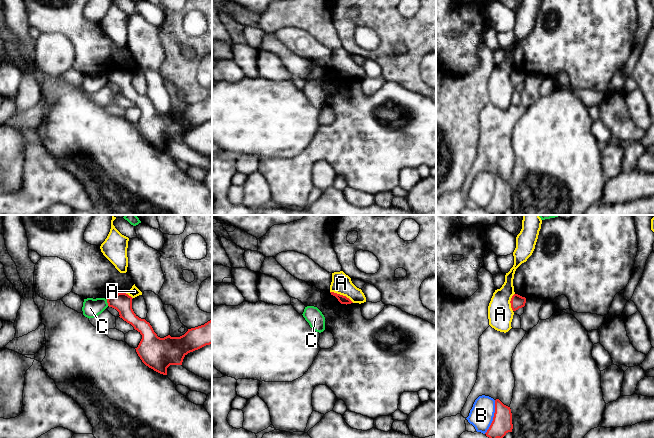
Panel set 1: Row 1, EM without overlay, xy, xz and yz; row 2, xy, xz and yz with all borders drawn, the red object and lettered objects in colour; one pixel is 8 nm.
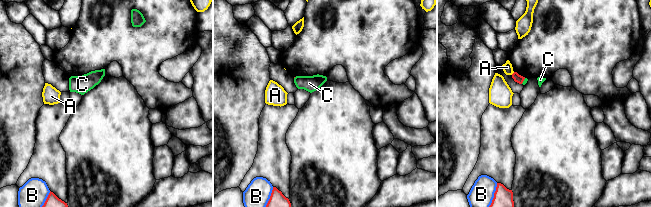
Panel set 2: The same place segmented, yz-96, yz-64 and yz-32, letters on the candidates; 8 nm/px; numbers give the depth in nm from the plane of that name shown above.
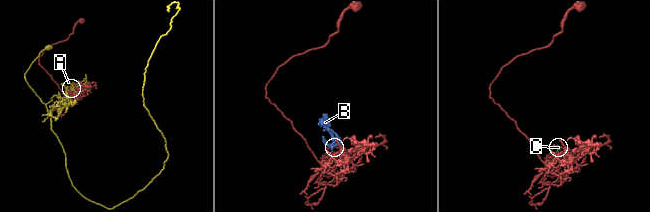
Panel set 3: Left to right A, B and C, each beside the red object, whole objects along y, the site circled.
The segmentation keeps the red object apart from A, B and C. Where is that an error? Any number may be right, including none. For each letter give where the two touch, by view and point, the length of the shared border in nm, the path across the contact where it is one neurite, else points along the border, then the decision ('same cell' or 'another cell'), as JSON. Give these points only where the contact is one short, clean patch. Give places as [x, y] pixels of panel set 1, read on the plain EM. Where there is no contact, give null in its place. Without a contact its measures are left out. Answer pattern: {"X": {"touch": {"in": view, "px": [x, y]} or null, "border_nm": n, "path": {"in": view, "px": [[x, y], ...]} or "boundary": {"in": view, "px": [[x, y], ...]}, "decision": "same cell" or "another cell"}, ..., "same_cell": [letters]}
{"A": {"touch": {"in": "xz", "px": [342, 71]}, "border_nm": 220, "decision": "another cell"}, "B": {"touch": {"in": "yz", "px": [493, 193]}, "border_nm": 280, "decision": "another cell"}, "C": {"touch": {"in": "xy", "px": [107, 78]}, "border_nm": 60, "boundary": {"in": "xy", "px": [[106, 75], [108, 81]]}, "decision": "another cell"}, "same_cell": []}

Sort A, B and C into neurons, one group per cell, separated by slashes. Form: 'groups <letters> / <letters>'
groups A / B / C

